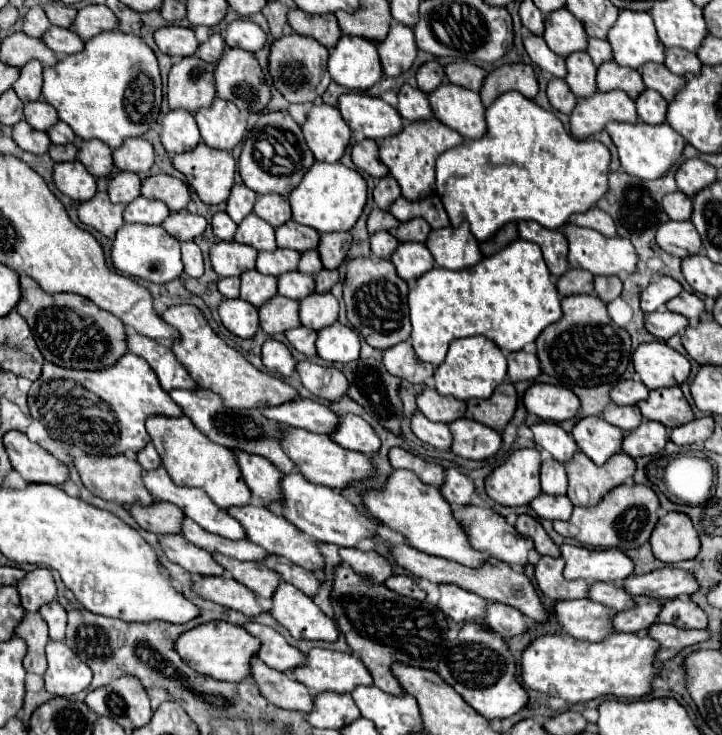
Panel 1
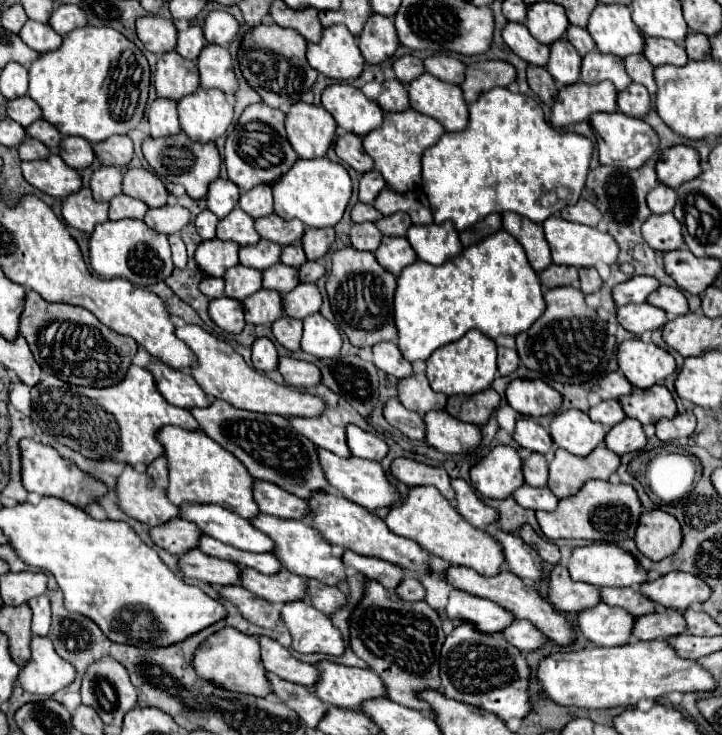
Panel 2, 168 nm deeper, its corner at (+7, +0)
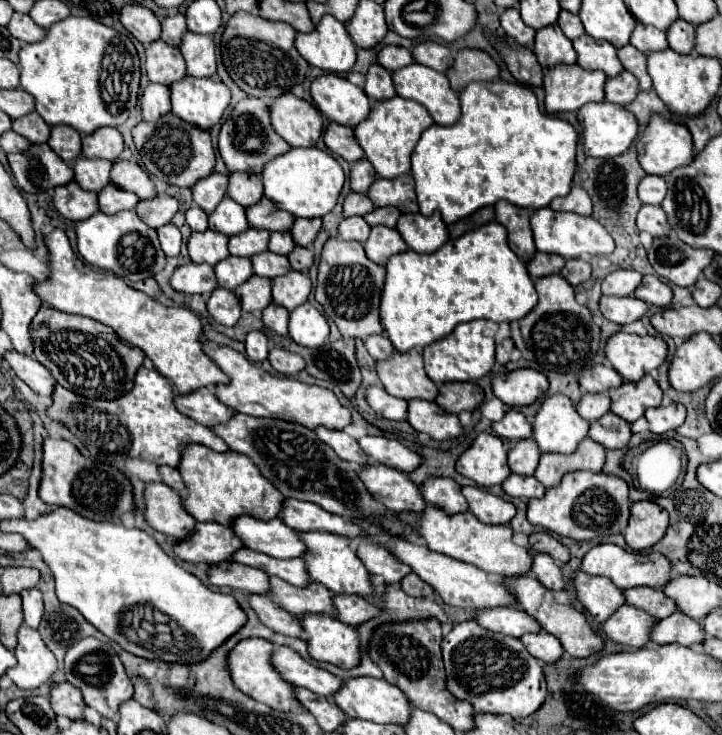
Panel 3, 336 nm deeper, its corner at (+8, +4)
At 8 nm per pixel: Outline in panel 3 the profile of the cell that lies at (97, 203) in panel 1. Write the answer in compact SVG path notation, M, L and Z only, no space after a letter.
M70 181L68 185L54 189L52 203L62 217L70 221L82 221L96 213L98 195L92 191L84 191L76 181Z

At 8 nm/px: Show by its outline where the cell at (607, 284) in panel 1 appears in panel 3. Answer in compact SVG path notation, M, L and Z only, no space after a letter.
M566 259L566 265L562 267L560 275L572 285L572 287L578 287L582 283L586 283L590 279L590 273L592 273L592 267L588 261L584 259Z

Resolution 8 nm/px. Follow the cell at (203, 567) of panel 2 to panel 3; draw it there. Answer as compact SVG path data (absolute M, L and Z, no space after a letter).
M218 563L216 567L210 567L210 583L218 587L232 587L240 591L248 591L254 595L268 595L270 593L270 583L268 583L268 573L240 565L240 563Z

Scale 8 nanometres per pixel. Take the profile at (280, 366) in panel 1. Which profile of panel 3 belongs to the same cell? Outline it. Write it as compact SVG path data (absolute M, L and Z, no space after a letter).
M250 331L248 333L246 355L250 361L264 361L268 357L268 339L262 331Z

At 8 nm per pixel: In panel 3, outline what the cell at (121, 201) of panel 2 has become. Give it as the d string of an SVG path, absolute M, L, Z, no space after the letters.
M108 183L104 189L100 189L98 193L98 205L100 205L100 211L106 213L106 215L114 215L118 211L124 211L124 209L134 209L138 203L138 197L130 191L124 191L112 183Z

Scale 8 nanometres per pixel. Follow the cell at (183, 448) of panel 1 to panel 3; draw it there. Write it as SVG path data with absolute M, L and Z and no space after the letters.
M188 445L178 471L188 489L184 507L196 521L214 521L230 527L240 515L278 517L282 511L284 495L264 479L264 475L260 475L258 467L248 457L236 455L234 451L218 455L204 445Z

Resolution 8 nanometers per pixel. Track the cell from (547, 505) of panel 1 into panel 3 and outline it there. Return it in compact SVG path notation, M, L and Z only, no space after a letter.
M510 473L510 477L502 483L502 489L510 497L520 497L520 499L532 499L532 497L544 497L544 485L536 477L520 477L516 473Z

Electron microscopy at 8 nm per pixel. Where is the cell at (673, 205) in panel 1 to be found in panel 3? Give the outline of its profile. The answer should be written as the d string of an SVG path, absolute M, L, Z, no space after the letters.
M646 175L638 185L640 201L650 203L650 205L660 205L666 191L668 191L668 187L664 183L664 177L656 177L656 175Z

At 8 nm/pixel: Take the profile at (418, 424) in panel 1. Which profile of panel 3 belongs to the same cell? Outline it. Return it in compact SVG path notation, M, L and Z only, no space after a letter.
M366 387L366 401L368 405L382 417L392 421L404 421L408 403L404 399L388 395L382 387Z

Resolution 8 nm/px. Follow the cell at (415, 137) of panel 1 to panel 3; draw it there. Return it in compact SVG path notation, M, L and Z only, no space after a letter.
M396 95L392 99L376 101L370 115L354 127L354 137L364 149L366 159L374 165L376 173L384 179L394 179L396 175L410 173L410 155L414 151L414 145L418 143L422 131L430 125L434 125L434 121L424 105Z

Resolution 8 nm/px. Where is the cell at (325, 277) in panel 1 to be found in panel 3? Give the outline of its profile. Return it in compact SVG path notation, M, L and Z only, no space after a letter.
M294 247L292 249L292 253L288 255L288 261L290 261L290 267L294 269L294 271L302 271L302 273L306 273L308 271L308 267L312 265L312 261L314 261L314 255L312 255L312 251L310 249L306 249L306 247Z

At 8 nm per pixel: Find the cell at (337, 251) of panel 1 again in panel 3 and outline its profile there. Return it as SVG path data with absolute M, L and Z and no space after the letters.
M318 217L316 219L296 219L292 229L290 229L290 235L292 235L296 245L310 247L312 241L316 239L320 227L322 227L322 221Z

